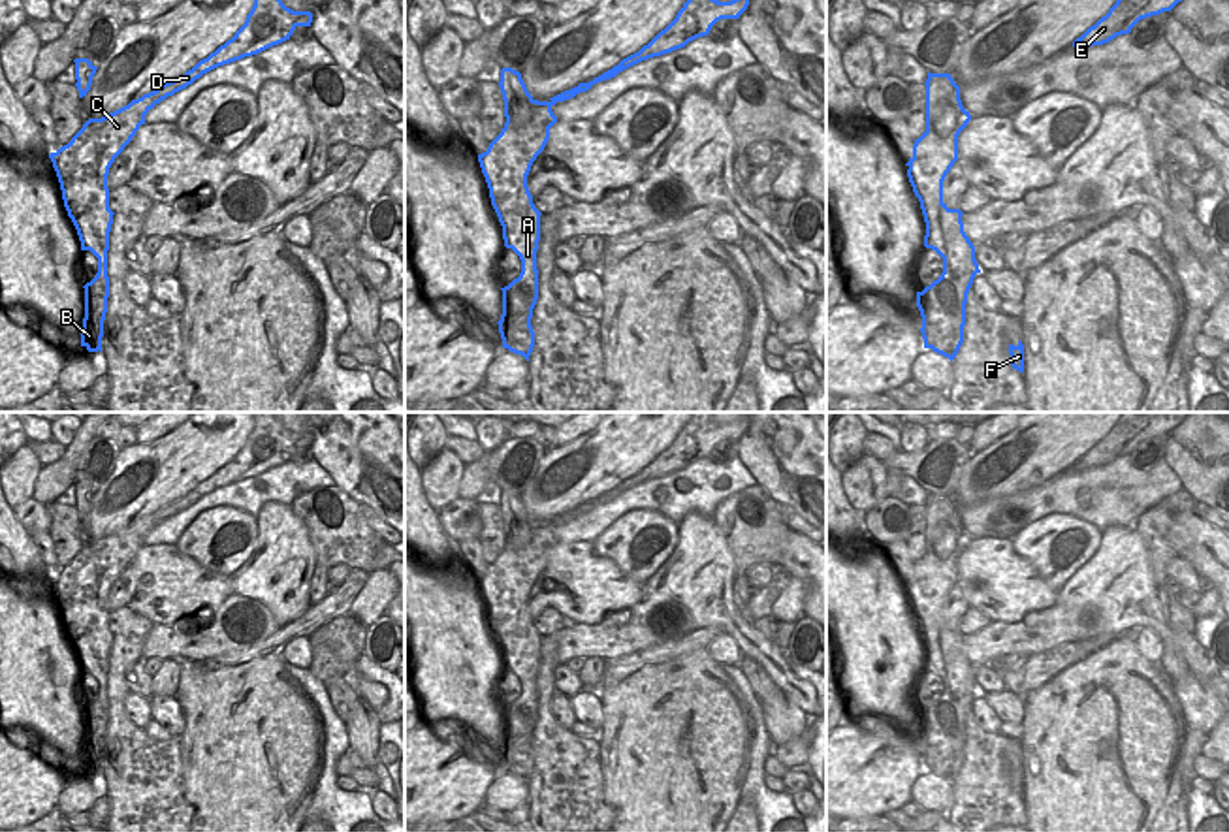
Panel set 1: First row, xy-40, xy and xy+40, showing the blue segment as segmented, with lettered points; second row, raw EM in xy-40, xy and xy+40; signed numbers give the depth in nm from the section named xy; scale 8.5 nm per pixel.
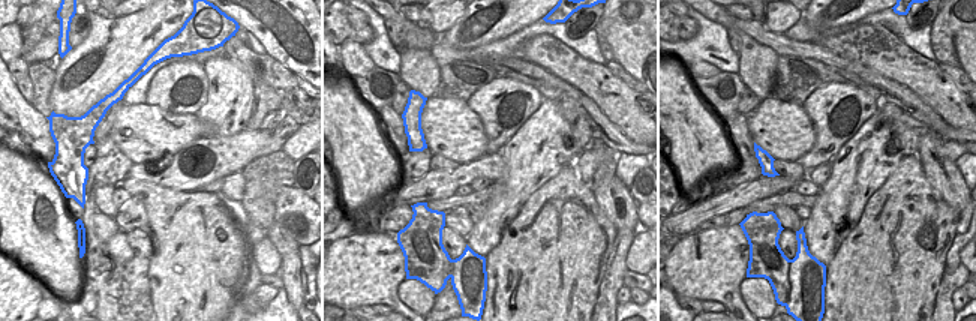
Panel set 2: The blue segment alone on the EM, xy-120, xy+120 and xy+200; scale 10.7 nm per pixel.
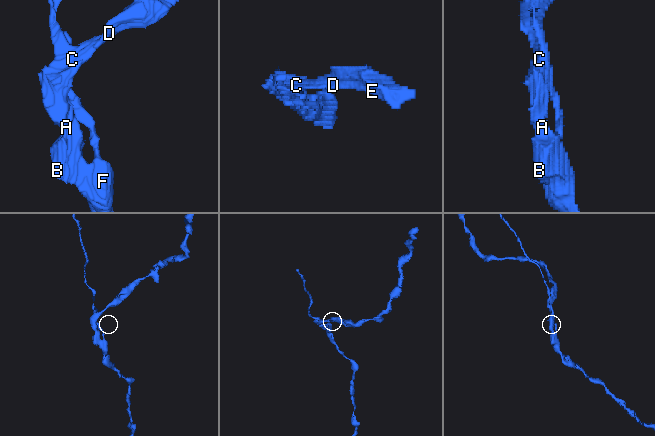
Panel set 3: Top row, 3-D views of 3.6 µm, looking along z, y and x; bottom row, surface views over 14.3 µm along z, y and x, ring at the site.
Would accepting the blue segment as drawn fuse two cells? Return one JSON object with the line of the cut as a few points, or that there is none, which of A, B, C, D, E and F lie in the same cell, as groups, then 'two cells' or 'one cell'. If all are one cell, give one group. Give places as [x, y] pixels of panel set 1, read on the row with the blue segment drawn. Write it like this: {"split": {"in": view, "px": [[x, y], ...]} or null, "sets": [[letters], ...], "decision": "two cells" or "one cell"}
{"split": {"in": "xy+40", "px": [[964, 110], [949, 110], [926, 130]]}, "sets": [["A", "B", "C", "D", "E"], ["F"]], "decision": "two cells"}

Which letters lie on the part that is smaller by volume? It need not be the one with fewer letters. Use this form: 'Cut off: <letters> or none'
Cut off: F

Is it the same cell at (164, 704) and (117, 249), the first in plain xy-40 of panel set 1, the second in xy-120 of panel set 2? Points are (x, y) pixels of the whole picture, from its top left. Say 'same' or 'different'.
different

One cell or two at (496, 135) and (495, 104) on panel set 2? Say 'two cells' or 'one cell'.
one cell

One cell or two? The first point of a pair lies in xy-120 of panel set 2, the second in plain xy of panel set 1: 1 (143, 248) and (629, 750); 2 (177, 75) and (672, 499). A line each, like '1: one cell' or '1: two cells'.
1: two cells
2: two cells

